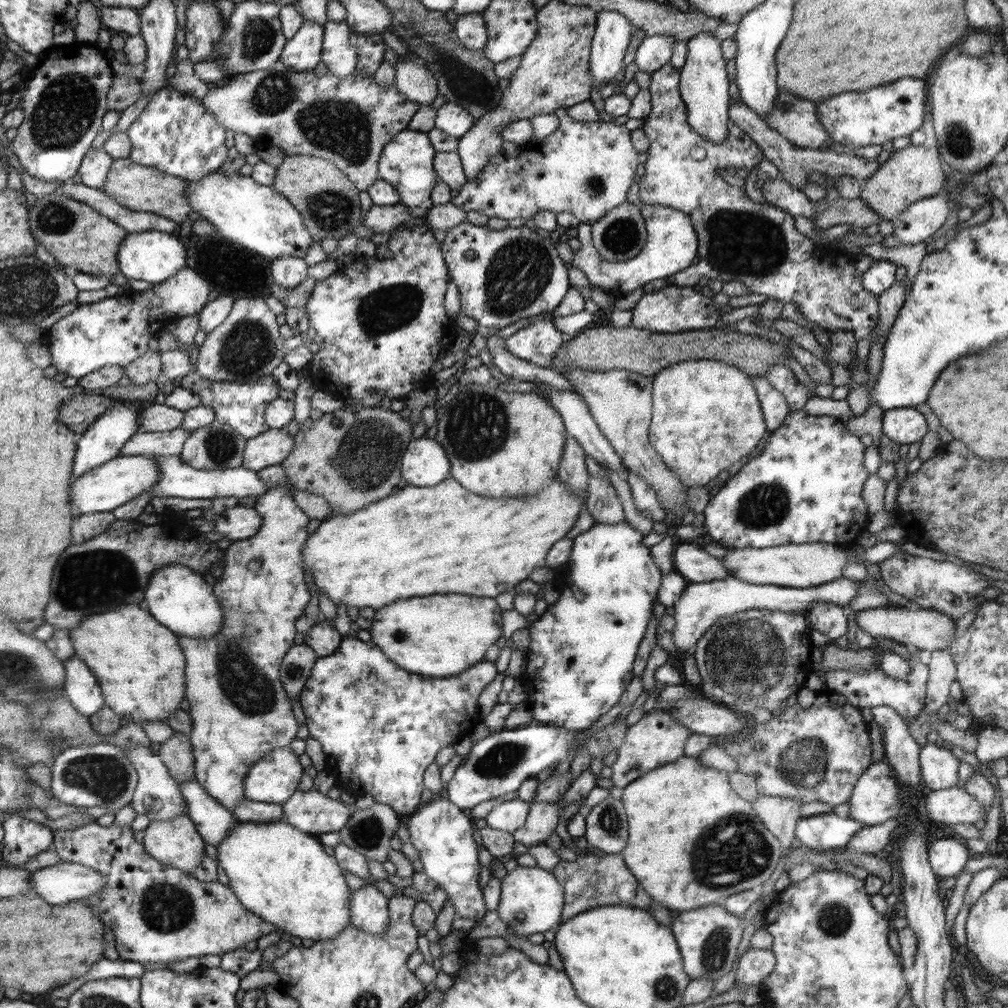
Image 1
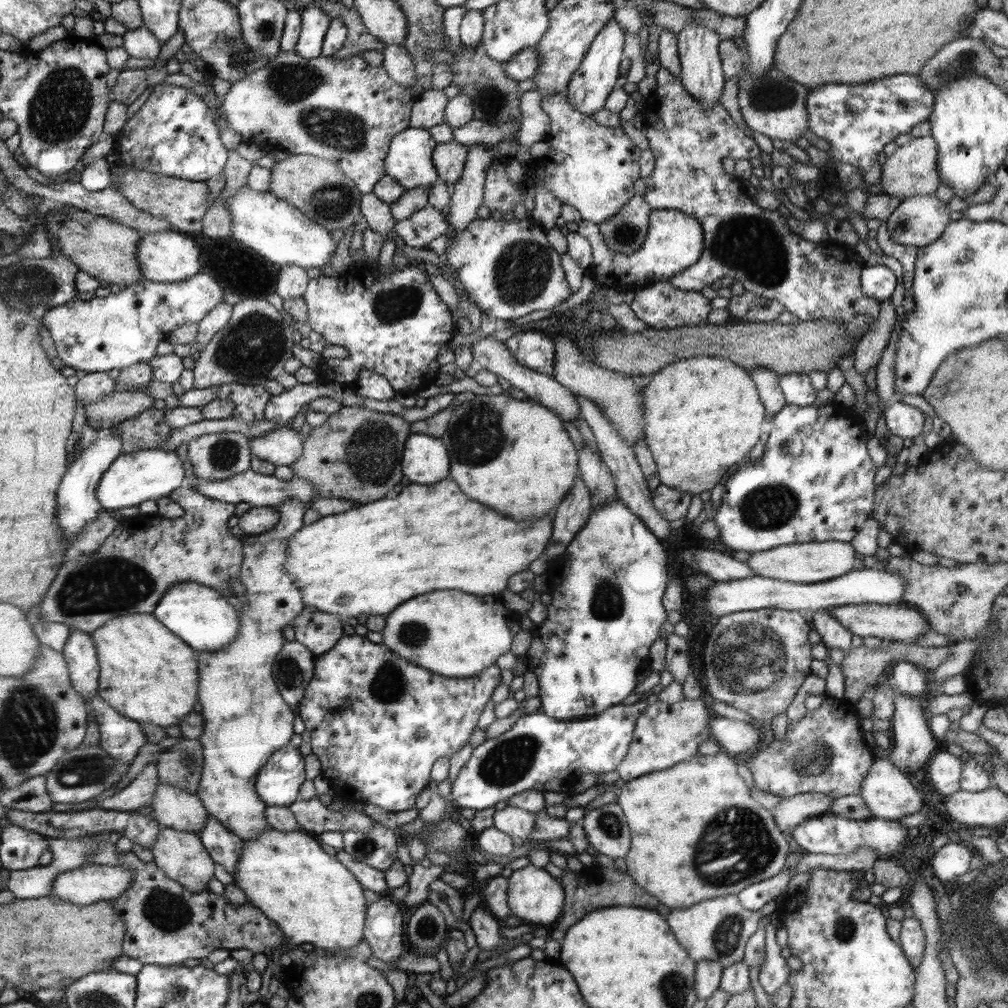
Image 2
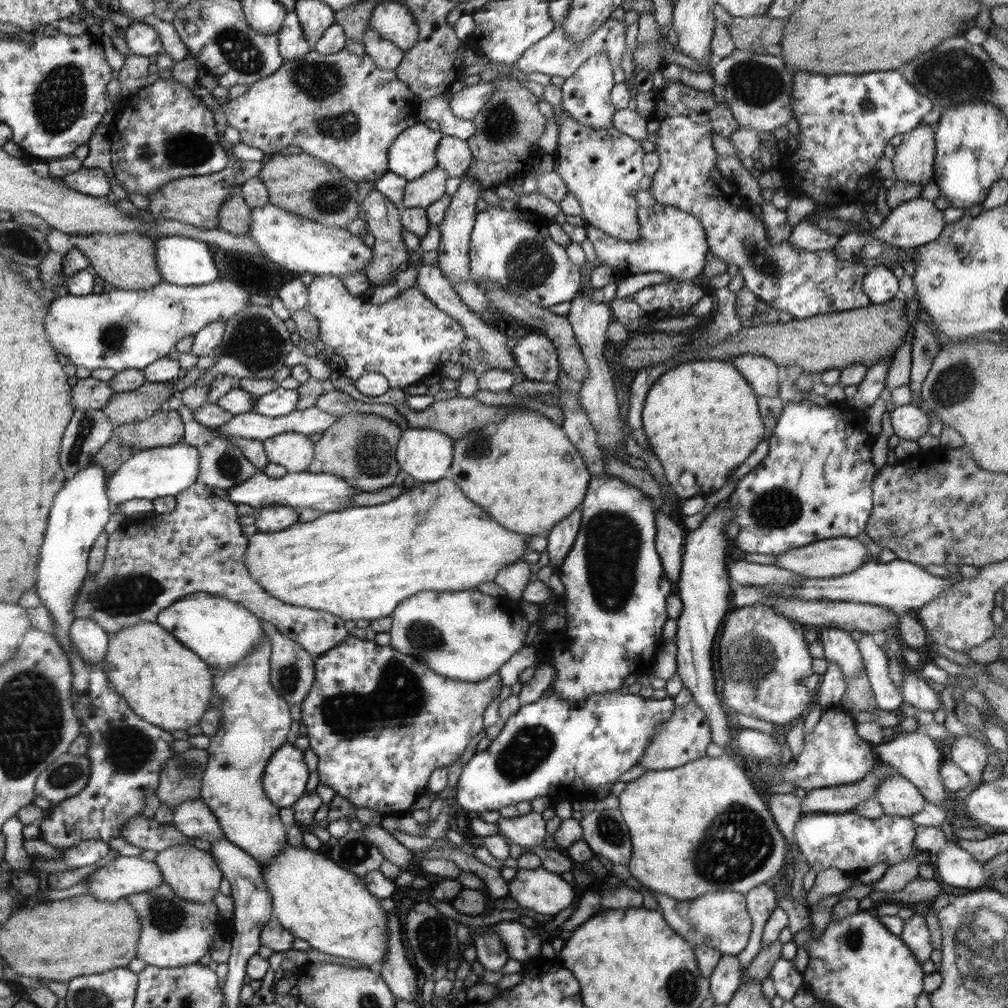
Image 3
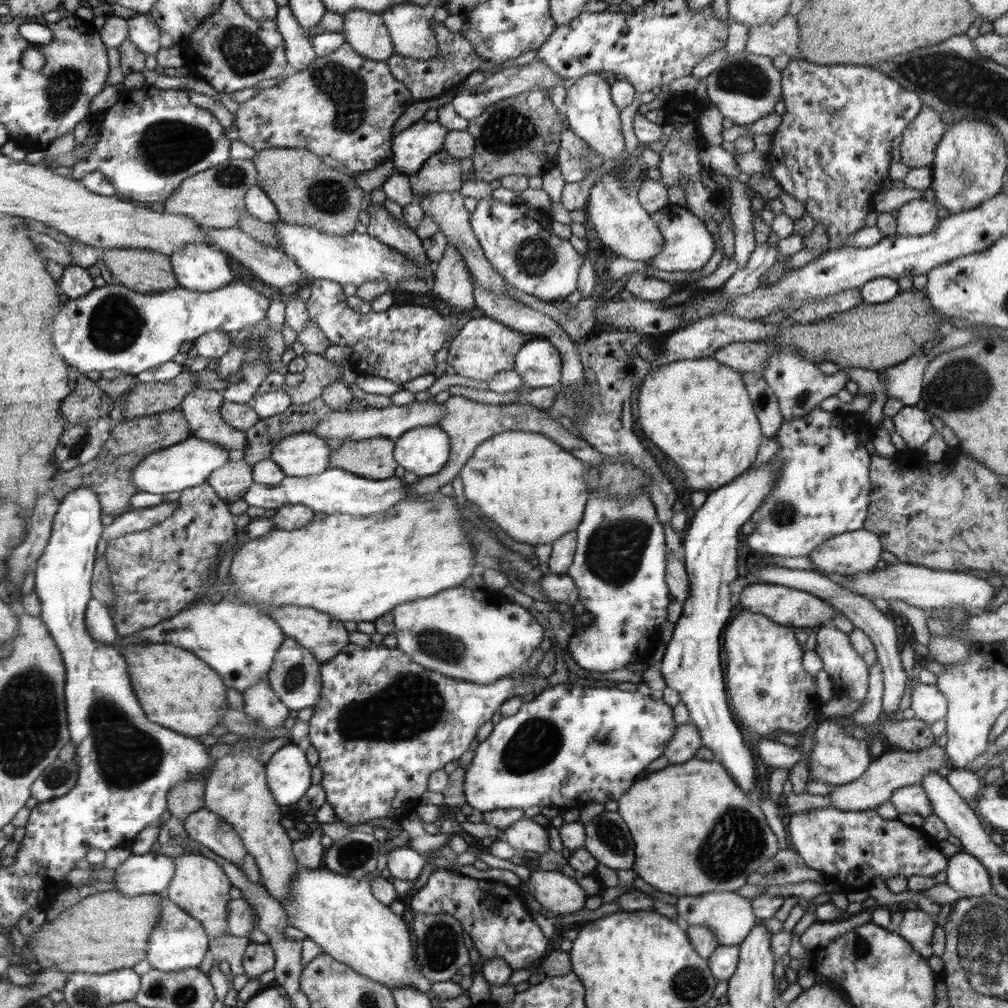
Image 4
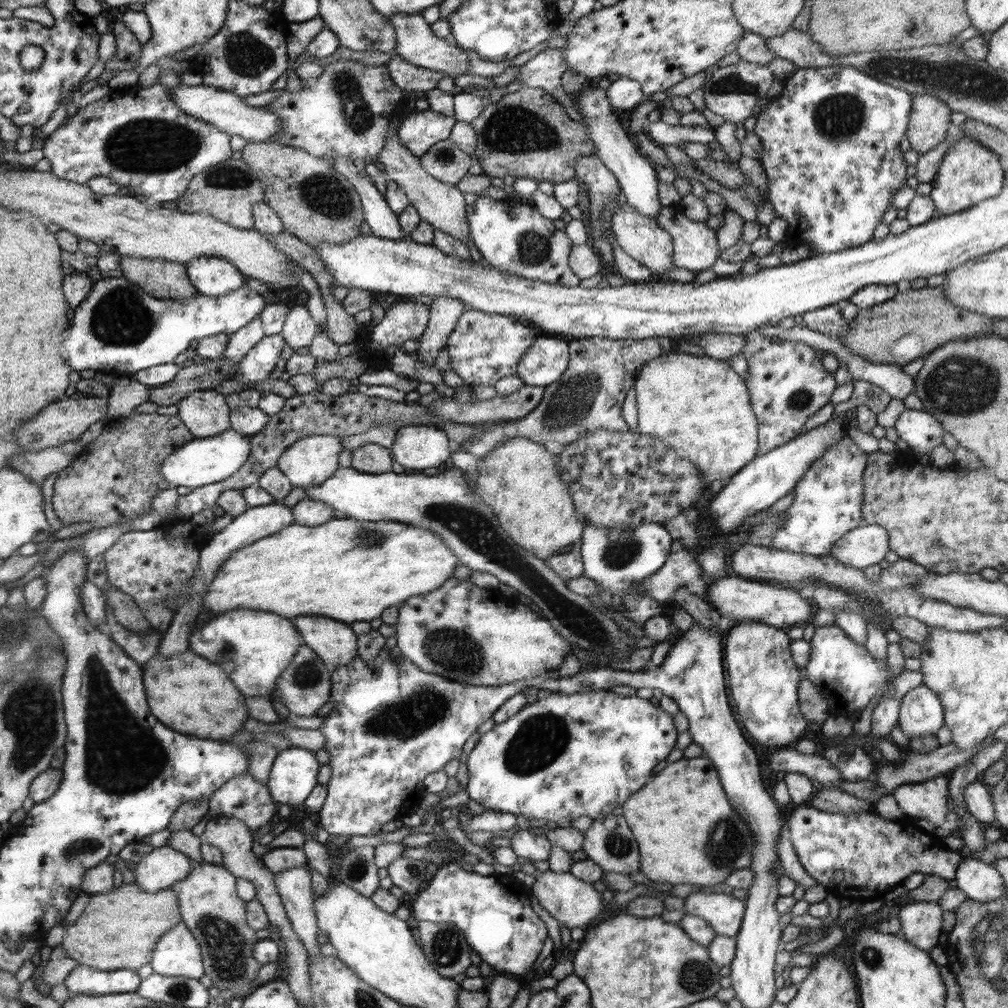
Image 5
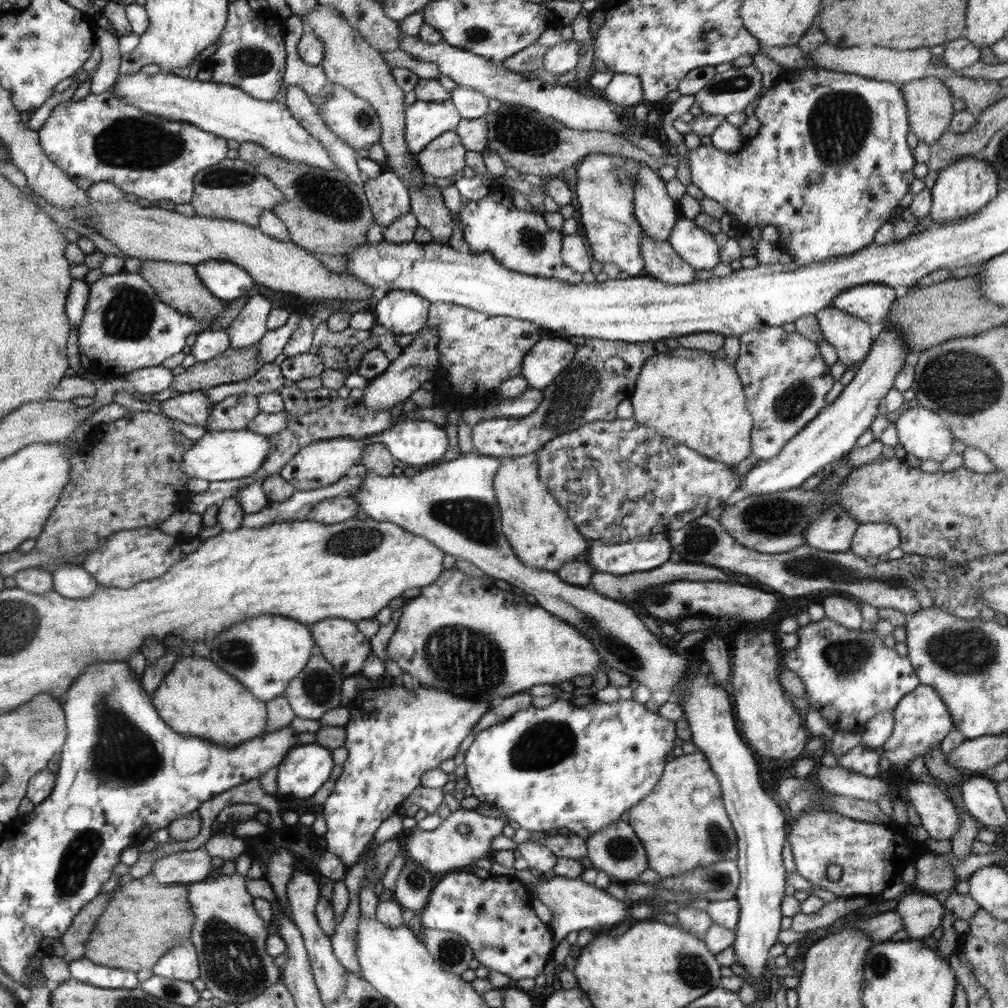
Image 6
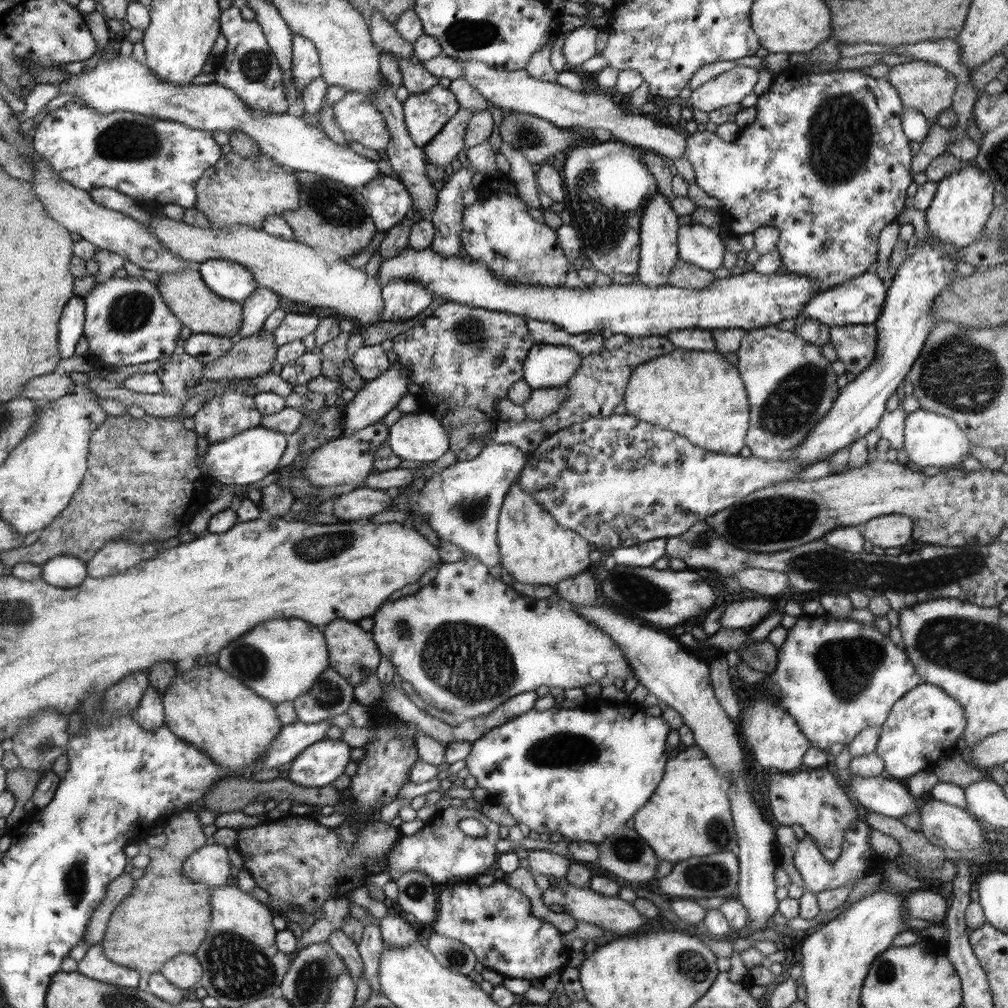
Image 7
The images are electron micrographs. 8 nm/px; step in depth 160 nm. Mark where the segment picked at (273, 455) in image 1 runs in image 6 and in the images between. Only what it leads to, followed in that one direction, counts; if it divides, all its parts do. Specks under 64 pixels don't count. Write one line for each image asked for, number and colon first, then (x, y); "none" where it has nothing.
2: (282, 446)
3: (295, 452)
4: (303, 454)
5: (310, 461)
6: (329, 459)

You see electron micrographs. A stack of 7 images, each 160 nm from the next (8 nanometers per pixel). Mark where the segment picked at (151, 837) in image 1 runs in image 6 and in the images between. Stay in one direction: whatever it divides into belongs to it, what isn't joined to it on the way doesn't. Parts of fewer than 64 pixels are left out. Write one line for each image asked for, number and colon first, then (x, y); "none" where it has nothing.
2: (182, 855)
3: (194, 875)
4: (201, 885)
5: (211, 908)
6: (230, 936)

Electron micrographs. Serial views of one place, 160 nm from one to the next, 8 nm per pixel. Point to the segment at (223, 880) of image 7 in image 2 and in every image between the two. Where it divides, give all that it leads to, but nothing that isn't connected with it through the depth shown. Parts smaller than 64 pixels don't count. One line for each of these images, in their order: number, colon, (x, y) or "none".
2: (92, 883)
3: (126, 875)
4: (152, 873)
5: (165, 866)
6: (189, 867)

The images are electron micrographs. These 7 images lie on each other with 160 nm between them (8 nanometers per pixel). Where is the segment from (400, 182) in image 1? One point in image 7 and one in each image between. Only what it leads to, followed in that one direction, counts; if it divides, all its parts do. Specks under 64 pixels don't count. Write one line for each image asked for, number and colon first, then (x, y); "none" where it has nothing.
2: (410, 160)
3: (413, 153)
4: (411, 148)
5: (420, 131)
6: (425, 121)
7: (426, 114)

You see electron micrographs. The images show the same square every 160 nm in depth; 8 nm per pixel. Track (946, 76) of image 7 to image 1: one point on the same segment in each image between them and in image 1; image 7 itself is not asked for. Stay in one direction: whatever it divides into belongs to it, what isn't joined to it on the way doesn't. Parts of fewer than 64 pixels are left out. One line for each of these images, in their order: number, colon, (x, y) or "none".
1: (914, 172)
2: (911, 170)
3: (913, 161)
4: (920, 138)
5: (929, 121)
6: (929, 101)

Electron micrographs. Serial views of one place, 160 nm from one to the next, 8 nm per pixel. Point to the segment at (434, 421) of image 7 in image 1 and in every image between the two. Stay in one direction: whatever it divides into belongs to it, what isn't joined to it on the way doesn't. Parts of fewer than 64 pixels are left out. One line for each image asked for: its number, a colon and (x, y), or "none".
1: (425, 463)
2: (427, 460)
3: (427, 455)
4: (423, 451)
5: (421, 447)
6: (418, 442)

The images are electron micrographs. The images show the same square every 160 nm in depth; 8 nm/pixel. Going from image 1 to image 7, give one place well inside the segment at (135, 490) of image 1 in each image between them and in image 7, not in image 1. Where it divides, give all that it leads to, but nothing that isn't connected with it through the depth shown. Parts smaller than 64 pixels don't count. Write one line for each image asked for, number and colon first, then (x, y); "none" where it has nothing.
2: (134, 477)
3: (169, 470)
4: (188, 464)
5: (200, 462)
6: (232, 455)
7: (246, 458)

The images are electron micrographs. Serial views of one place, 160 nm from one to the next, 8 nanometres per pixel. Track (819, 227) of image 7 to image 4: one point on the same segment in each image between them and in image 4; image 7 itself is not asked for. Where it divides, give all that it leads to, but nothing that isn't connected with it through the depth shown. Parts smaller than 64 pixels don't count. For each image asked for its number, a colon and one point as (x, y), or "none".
4: (832, 149)
5: (831, 151)
6: (830, 162)

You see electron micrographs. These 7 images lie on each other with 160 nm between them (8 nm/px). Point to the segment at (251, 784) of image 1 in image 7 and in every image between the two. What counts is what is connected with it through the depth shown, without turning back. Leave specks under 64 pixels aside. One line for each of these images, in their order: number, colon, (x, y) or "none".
2: (278, 783)
3: (286, 776)
4: (288, 773)
5: (293, 776)
6: (302, 773)
7: (322, 763)

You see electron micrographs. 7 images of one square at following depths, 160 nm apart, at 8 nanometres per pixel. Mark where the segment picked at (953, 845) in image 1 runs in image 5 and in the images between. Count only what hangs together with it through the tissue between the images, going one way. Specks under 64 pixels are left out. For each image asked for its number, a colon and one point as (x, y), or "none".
2: (952, 860)
3: (956, 868)
4: (965, 874)
5: (980, 882)

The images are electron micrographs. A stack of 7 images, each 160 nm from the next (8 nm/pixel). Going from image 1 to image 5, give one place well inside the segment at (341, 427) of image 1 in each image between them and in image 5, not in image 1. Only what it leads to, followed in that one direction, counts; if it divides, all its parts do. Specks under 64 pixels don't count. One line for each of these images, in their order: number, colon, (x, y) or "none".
2: (355, 455)
3: (360, 447)
4: (372, 458)
5: (369, 458)

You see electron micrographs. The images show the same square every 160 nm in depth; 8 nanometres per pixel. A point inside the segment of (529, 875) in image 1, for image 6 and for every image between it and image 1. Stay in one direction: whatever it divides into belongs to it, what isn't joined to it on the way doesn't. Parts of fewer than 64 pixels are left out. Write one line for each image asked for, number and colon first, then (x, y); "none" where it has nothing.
2: (533, 895)
3: (539, 890)
4: (559, 893)
5: (573, 902)
6: (575, 904)

